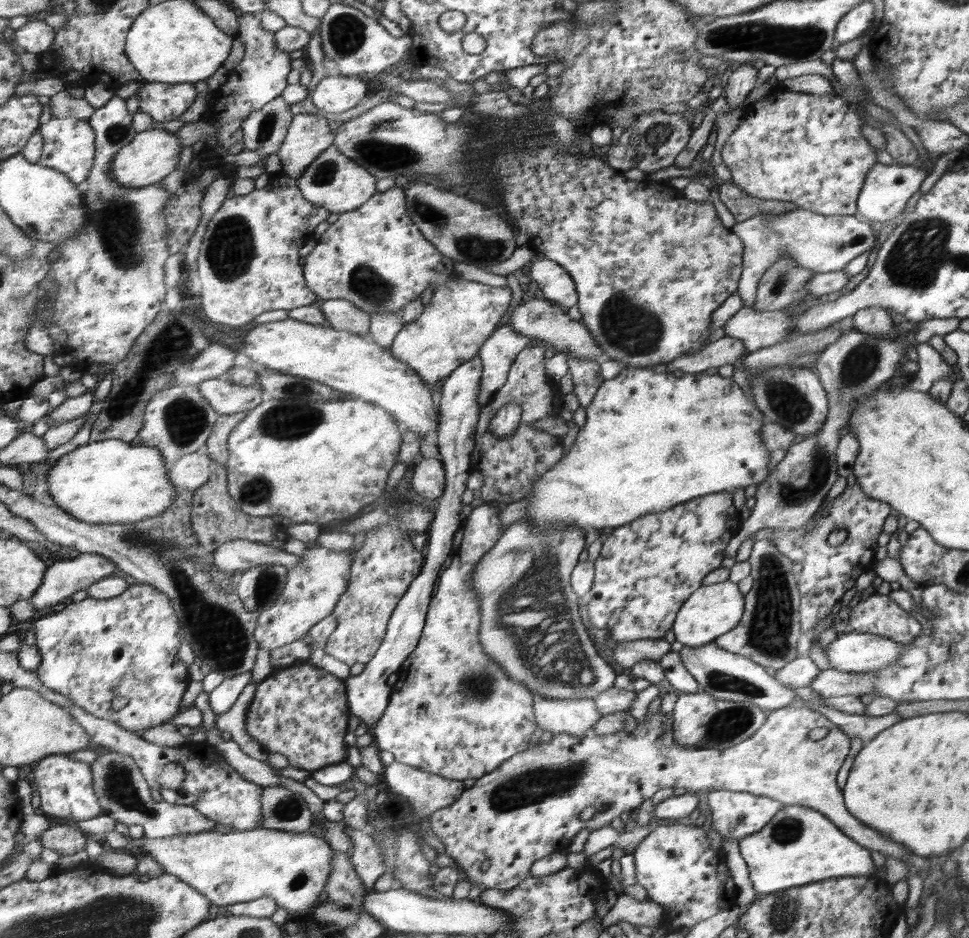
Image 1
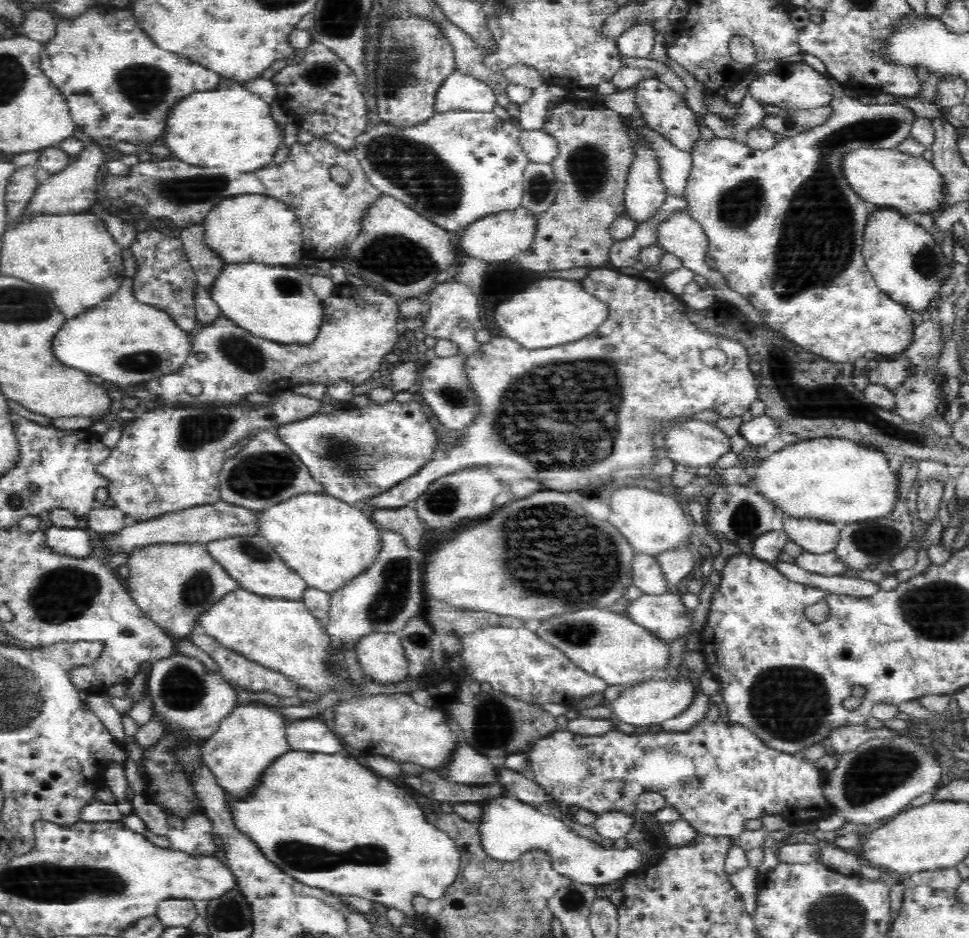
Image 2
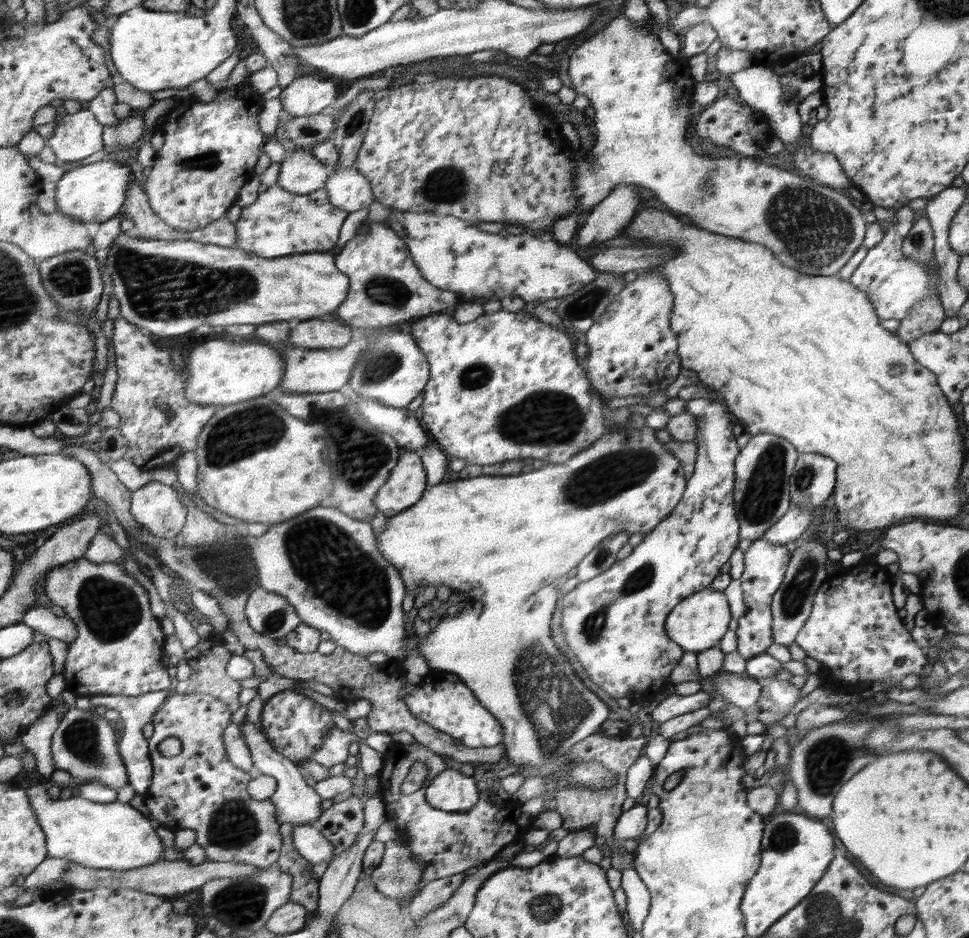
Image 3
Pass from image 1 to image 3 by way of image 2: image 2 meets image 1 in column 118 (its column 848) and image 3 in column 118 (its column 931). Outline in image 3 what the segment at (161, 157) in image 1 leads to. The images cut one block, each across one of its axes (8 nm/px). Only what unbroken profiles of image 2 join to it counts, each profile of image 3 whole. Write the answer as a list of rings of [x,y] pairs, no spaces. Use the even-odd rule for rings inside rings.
[[[102,160],[73,171],[68,170],[58,182],[58,211],[86,223],[112,220],[122,213],[136,176],[131,165],[125,166],[115,160]]]

